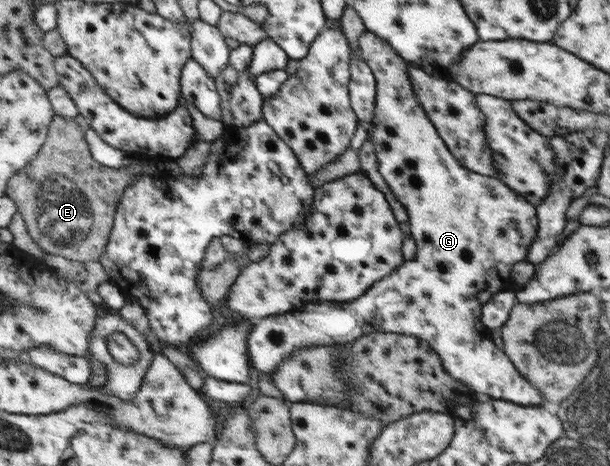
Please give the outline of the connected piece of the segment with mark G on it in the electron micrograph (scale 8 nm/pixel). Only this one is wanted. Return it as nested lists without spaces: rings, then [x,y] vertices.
[[[365,29],[359,36],[358,45],[361,49],[362,57],[374,71],[377,82],[376,110],[373,119],[370,121],[369,137],[374,141],[375,151],[380,163],[379,171],[383,174],[385,181],[387,181],[389,187],[395,192],[401,204],[407,209],[409,221],[407,222],[406,229],[408,233],[409,229],[411,229],[411,235],[413,235],[413,239],[417,241],[417,253],[412,260],[405,260],[403,267],[399,267],[397,271],[393,271],[389,277],[383,281],[377,281],[377,285],[369,288],[368,291],[365,292],[365,295],[359,297],[355,303],[353,303],[353,301],[351,301],[351,303],[333,303],[333,301],[325,301],[325,303],[323,303],[323,301],[319,301],[317,305],[307,305],[307,309],[297,311],[297,313],[283,313],[283,315],[273,315],[273,317],[264,317],[256,321],[255,327],[252,328],[252,332],[248,337],[248,351],[250,352],[250,358],[253,361],[252,365],[254,365],[255,371],[258,371],[261,377],[271,382],[272,375],[280,369],[282,362],[289,360],[293,354],[297,354],[297,352],[301,352],[301,350],[305,350],[305,348],[351,344],[357,342],[365,335],[375,332],[402,333],[403,335],[414,335],[429,342],[429,344],[433,346],[433,350],[437,351],[437,354],[441,356],[447,373],[451,377],[468,385],[473,391],[489,395],[491,398],[512,401],[519,405],[543,405],[546,399],[544,399],[544,395],[542,395],[540,389],[537,389],[537,386],[533,385],[532,382],[517,369],[517,366],[512,362],[512,358],[504,351],[501,351],[501,345],[497,345],[497,341],[493,341],[493,329],[489,329],[489,326],[482,322],[484,305],[487,304],[493,296],[509,288],[508,282],[511,281],[511,271],[513,271],[513,267],[515,267],[519,261],[527,261],[530,256],[529,248],[533,246],[533,242],[535,242],[535,238],[537,238],[537,234],[539,234],[538,207],[531,205],[531,202],[526,197],[523,197],[520,193],[511,189],[503,180],[497,177],[489,177],[475,173],[473,170],[461,165],[461,162],[441,137],[440,131],[429,117],[428,111],[418,100],[416,89],[414,88],[414,81],[408,72],[408,67],[410,67],[411,63],[404,57],[401,57],[401,54],[398,54],[397,50],[388,41],[385,41],[385,38],[379,37],[374,31]]]

